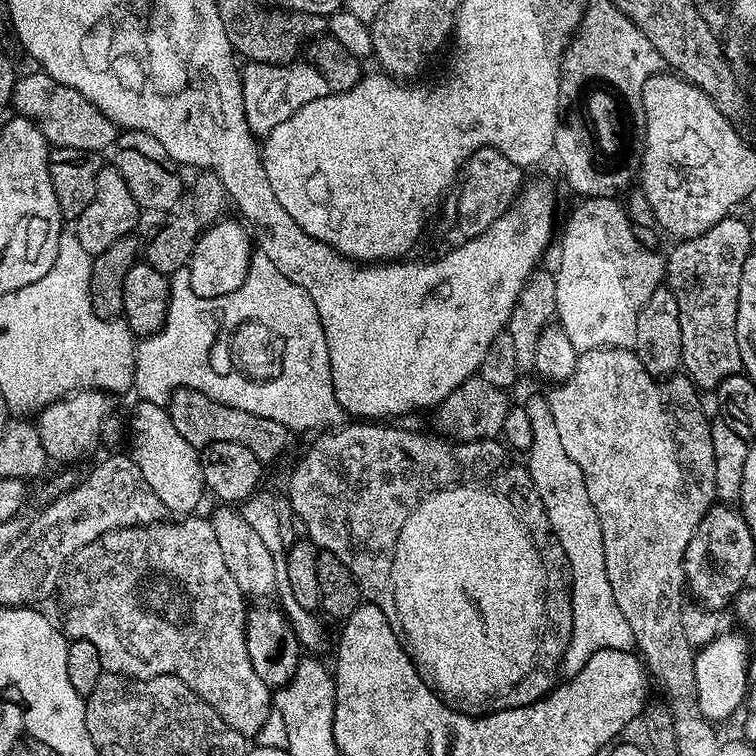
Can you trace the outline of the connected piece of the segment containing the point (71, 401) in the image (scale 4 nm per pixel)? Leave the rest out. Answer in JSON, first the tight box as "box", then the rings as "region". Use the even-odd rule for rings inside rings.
{"box":[36,389,116,460],"region":[[[84,389],[82,391],[73,392],[72,394],[55,400],[50,406],[41,411],[36,420],[36,429],[39,434],[39,440],[42,442],[43,448],[46,450],[51,459],[58,460],[74,460],[90,453],[99,443],[99,435],[105,425],[104,421],[110,417],[116,404],[115,395],[111,392],[102,392],[96,389]]]}

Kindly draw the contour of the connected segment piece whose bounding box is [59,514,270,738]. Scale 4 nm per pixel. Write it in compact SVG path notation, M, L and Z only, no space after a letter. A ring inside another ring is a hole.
M192 514L187 518L177 519L177 524L161 522L159 524L140 524L137 528L114 528L109 532L102 534L94 542L90 542L86 546L79 548L67 565L66 571L62 576L62 583L59 585L59 588L61 587L60 604L64 607L64 624L62 623L62 628L72 640L88 639L90 641L91 645L98 650L98 656L101 659L101 666L104 672L119 672L126 676L133 676L135 680L149 680L155 676L177 676L182 682L186 682L186 686L190 686L190 690L194 690L197 696L201 696L210 706L214 706L214 710L217 714L219 714L230 726L234 726L234 730L238 730L246 738L256 738L259 734L259 730L267 720L270 709L270 690L266 686L266 682L262 682L262 678L258 678L257 672L254 671L254 665L250 663L250 654L246 650L246 618L248 617L246 597L244 591L238 586L238 582L234 582L234 574L230 574L230 570L226 570L226 561L222 558L222 549L218 546L218 537L214 534L214 526L212 525L211 519L204 518L204 520L199 520L198 517L199 515Z

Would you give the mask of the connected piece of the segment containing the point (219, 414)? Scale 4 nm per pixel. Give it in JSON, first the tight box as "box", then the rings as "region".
{"box":[166,388,294,462],"region":[[[177,388],[166,407],[175,430],[186,438],[190,446],[199,450],[214,442],[238,442],[238,446],[246,446],[246,450],[250,450],[254,458],[268,462],[286,455],[292,448],[294,433],[282,426],[282,422],[270,422],[270,418],[258,418],[258,414],[250,414],[246,410],[238,410],[222,402],[214,402],[214,398],[206,398],[206,394],[198,390]]]}

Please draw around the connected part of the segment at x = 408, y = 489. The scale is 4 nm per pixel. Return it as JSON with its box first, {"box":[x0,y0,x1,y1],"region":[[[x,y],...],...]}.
{"box":[286,422,572,714],"region":[[[384,422],[348,423],[321,431],[315,437],[317,440],[309,446],[308,453],[297,462],[288,480],[286,497],[292,504],[295,519],[302,525],[303,531],[304,528],[308,531],[305,532],[307,539],[319,551],[334,554],[334,558],[341,560],[346,570],[354,574],[361,597],[386,614],[398,642],[415,662],[421,676],[448,707],[469,714],[487,714],[521,708],[547,696],[558,683],[556,668],[558,672],[563,665],[564,652],[572,637],[572,572],[568,569],[562,542],[558,542],[552,534],[542,498],[538,498],[538,490],[527,467],[521,461],[519,464],[512,460],[513,453],[496,438],[457,442],[436,434],[423,436],[408,428],[387,428]]]}

